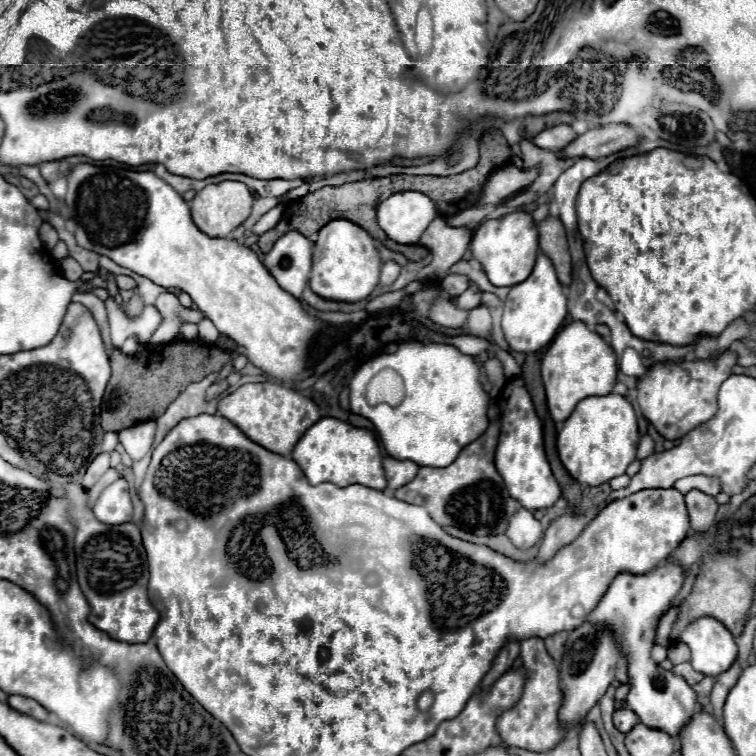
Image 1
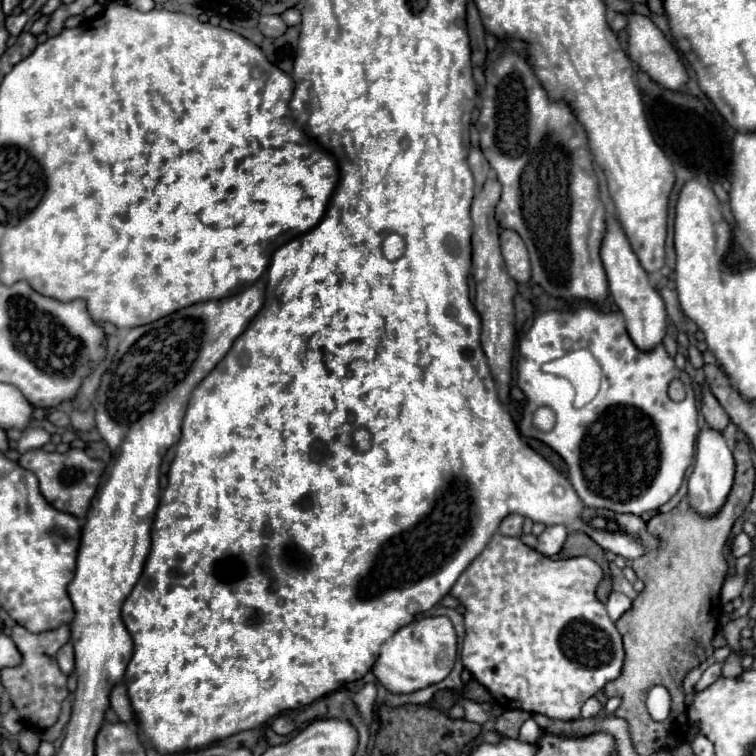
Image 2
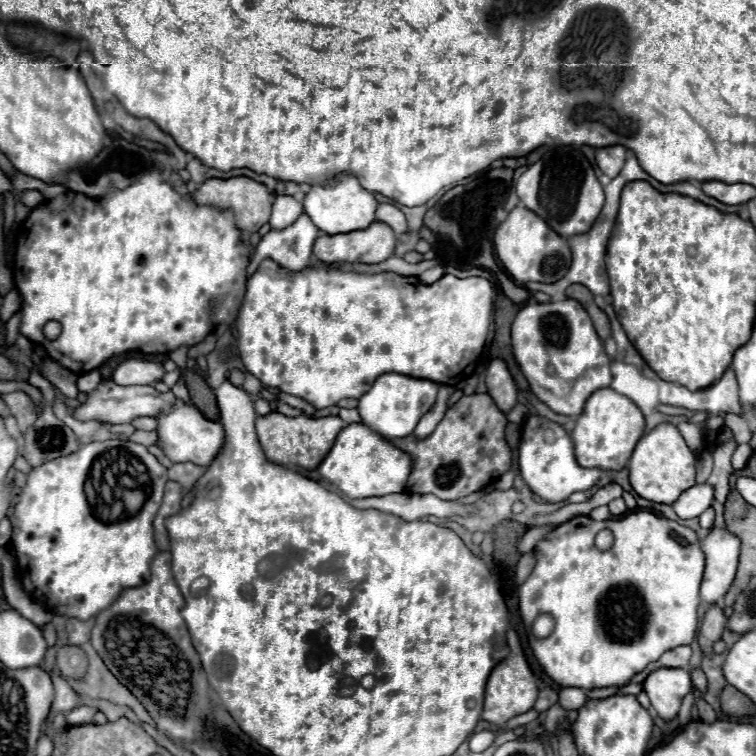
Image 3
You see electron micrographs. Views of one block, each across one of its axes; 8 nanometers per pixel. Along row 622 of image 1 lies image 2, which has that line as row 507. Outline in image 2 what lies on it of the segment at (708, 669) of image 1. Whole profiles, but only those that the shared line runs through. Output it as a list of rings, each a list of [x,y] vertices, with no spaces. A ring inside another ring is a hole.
[[[704,428],[698,436],[698,444],[696,444],[696,464],[694,464],[694,472],[688,478],[688,502],[690,508],[694,512],[698,512],[700,516],[714,516],[722,504],[726,502],[730,490],[734,484],[734,456],[722,436],[722,432],[712,430],[712,428]]]

